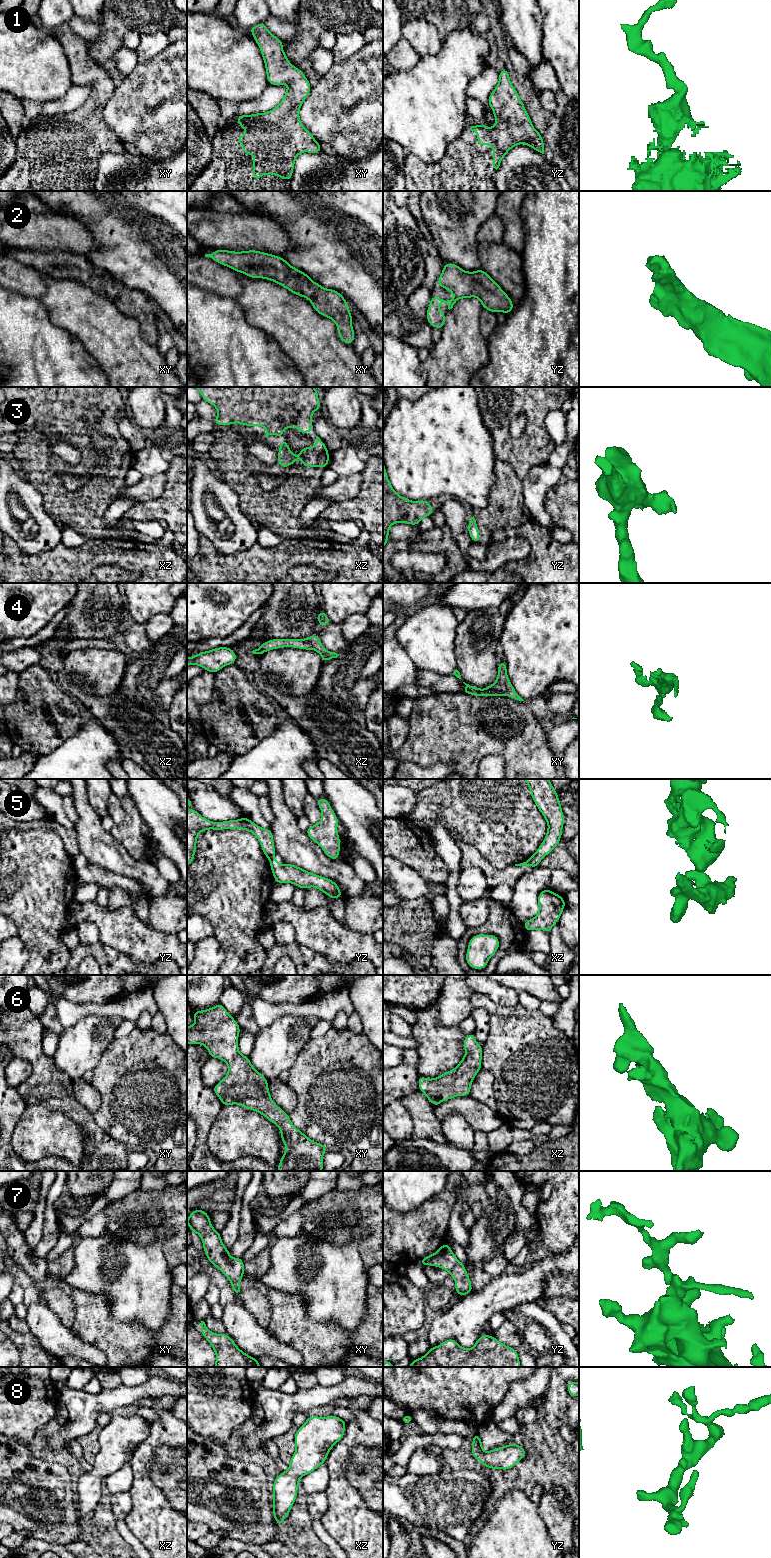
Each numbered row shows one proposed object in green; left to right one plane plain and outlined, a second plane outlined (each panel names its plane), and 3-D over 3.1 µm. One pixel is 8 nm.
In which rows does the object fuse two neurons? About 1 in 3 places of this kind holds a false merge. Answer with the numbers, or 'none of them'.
5

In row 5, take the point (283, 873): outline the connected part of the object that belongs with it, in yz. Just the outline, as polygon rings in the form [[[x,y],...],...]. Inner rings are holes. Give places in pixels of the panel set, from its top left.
[[[271,857],[269,862],[276,883],[292,883],[304,890],[315,887],[333,900],[343,897],[339,886],[329,878],[313,874],[292,864],[279,864],[274,857]]]

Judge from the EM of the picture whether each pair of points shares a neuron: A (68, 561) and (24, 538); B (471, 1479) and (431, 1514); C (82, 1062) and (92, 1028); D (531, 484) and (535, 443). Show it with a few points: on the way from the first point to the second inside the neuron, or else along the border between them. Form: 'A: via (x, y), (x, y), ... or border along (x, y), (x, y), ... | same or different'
A: border along (60, 542), (49, 550), (25, 554) | different
B: via (461, 1489), (445, 1505), (441, 1505) | same
C: via (82, 1054), (82, 1045), (91, 1036) | same
D: border along (547, 462), (533, 466), (522, 481) | different

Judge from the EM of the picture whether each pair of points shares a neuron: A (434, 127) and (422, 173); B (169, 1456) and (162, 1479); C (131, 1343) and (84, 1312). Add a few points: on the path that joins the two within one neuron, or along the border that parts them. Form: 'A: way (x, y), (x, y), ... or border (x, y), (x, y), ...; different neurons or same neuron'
A: border (446, 151), (432, 163), (424, 163), (408, 153); different neurons
B: way (169, 1462), (171, 1473), (168, 1475); same neuron
C: way (119, 1341), (106, 1333), (96, 1323); same neuron

